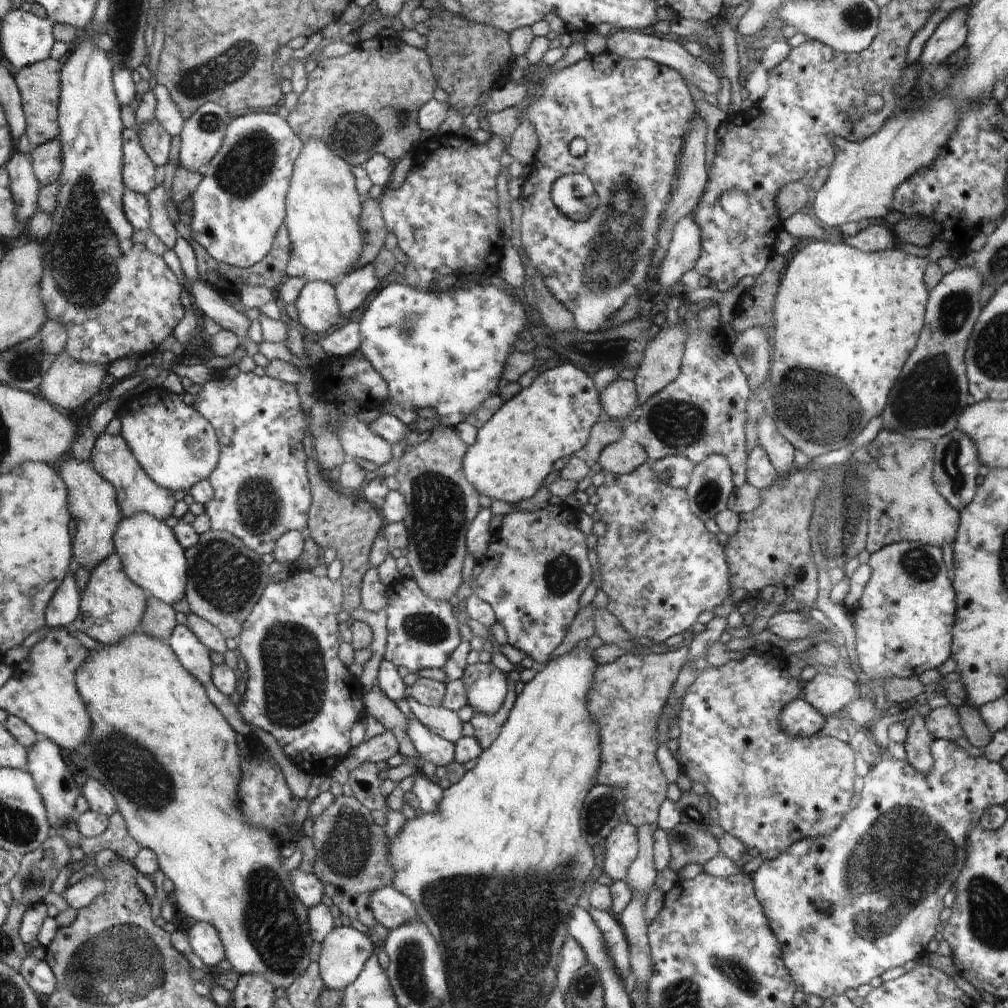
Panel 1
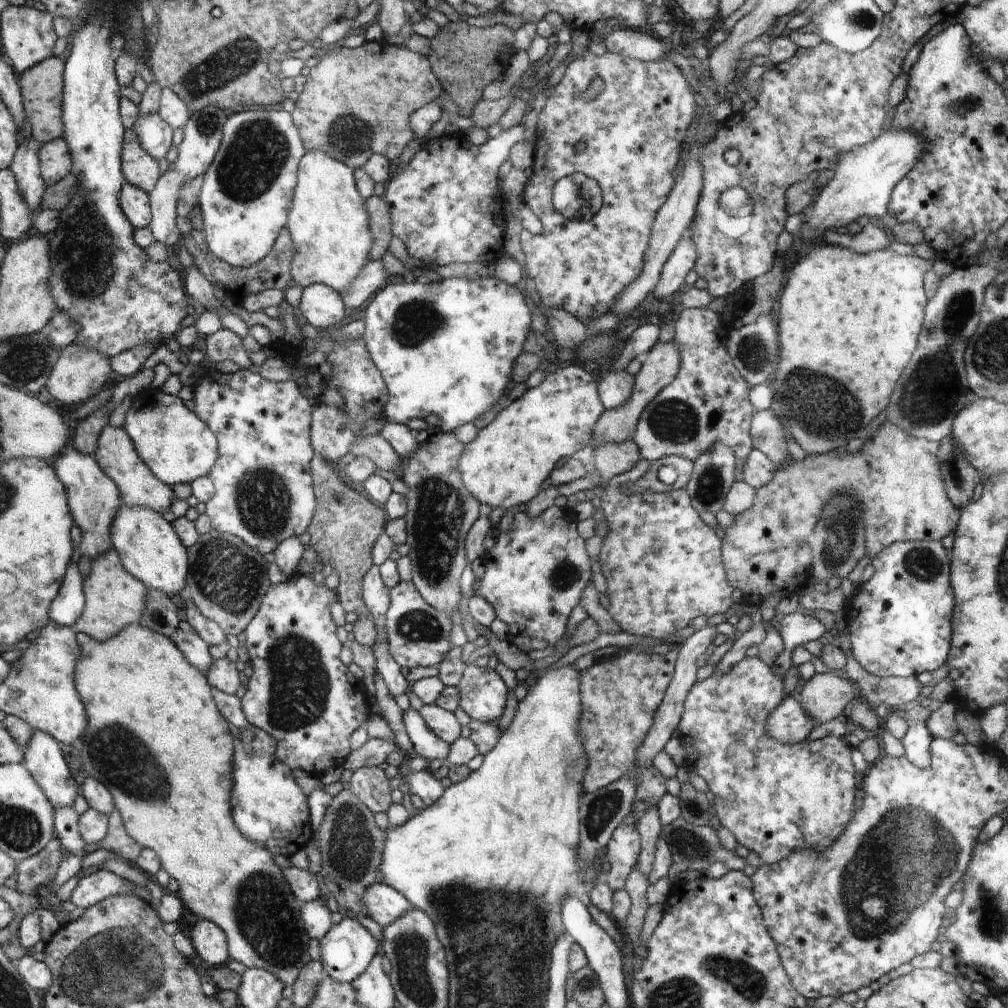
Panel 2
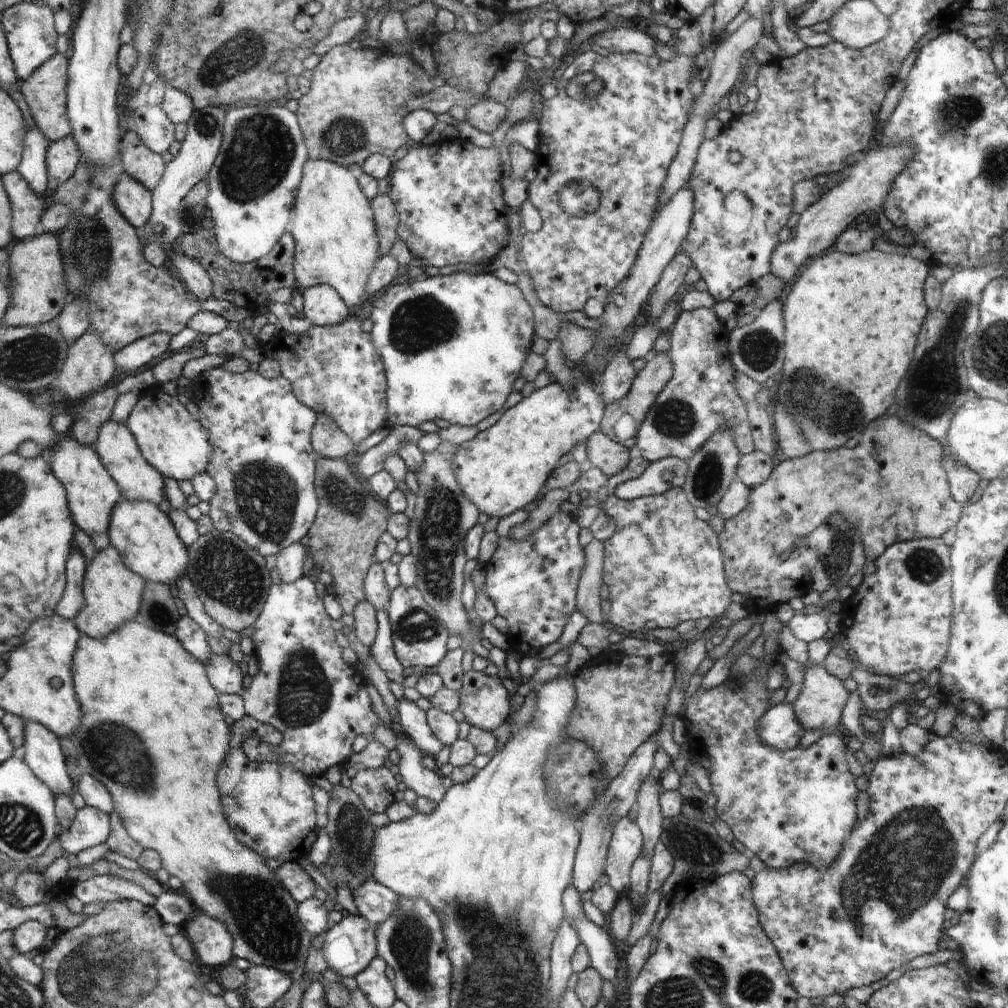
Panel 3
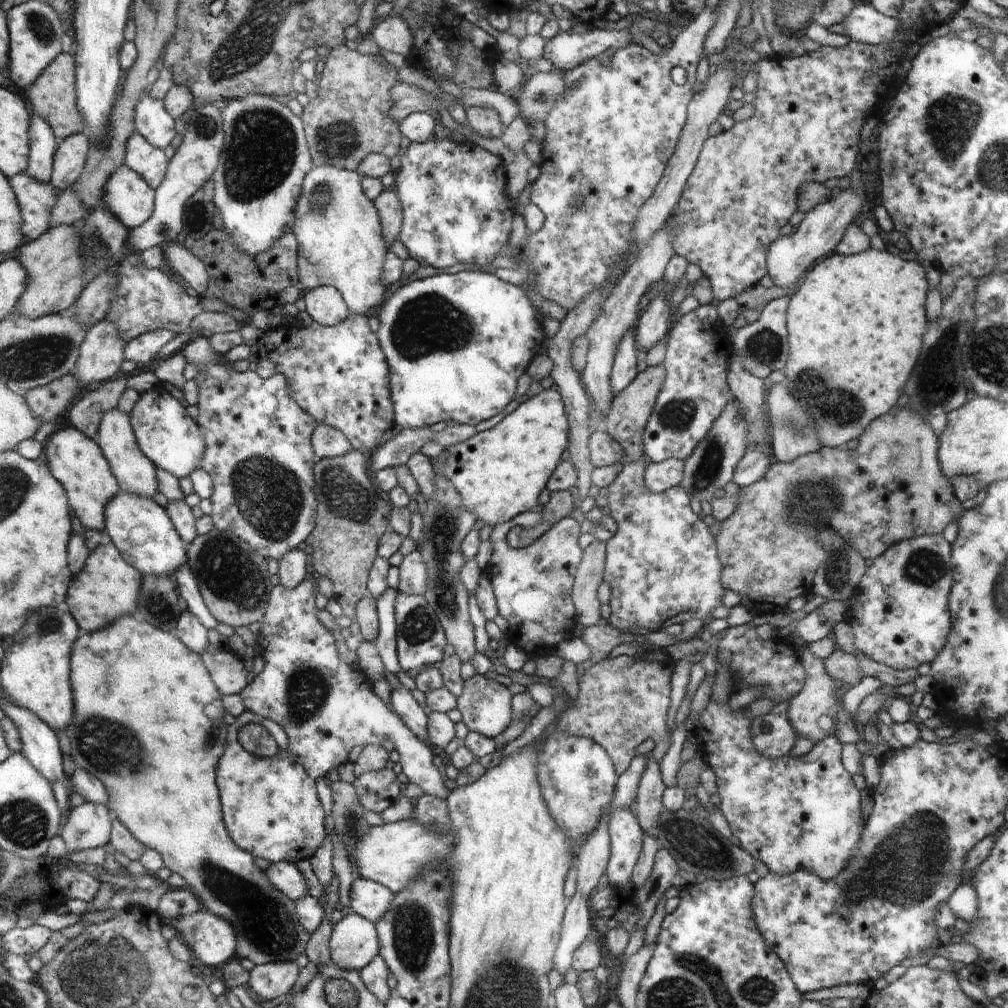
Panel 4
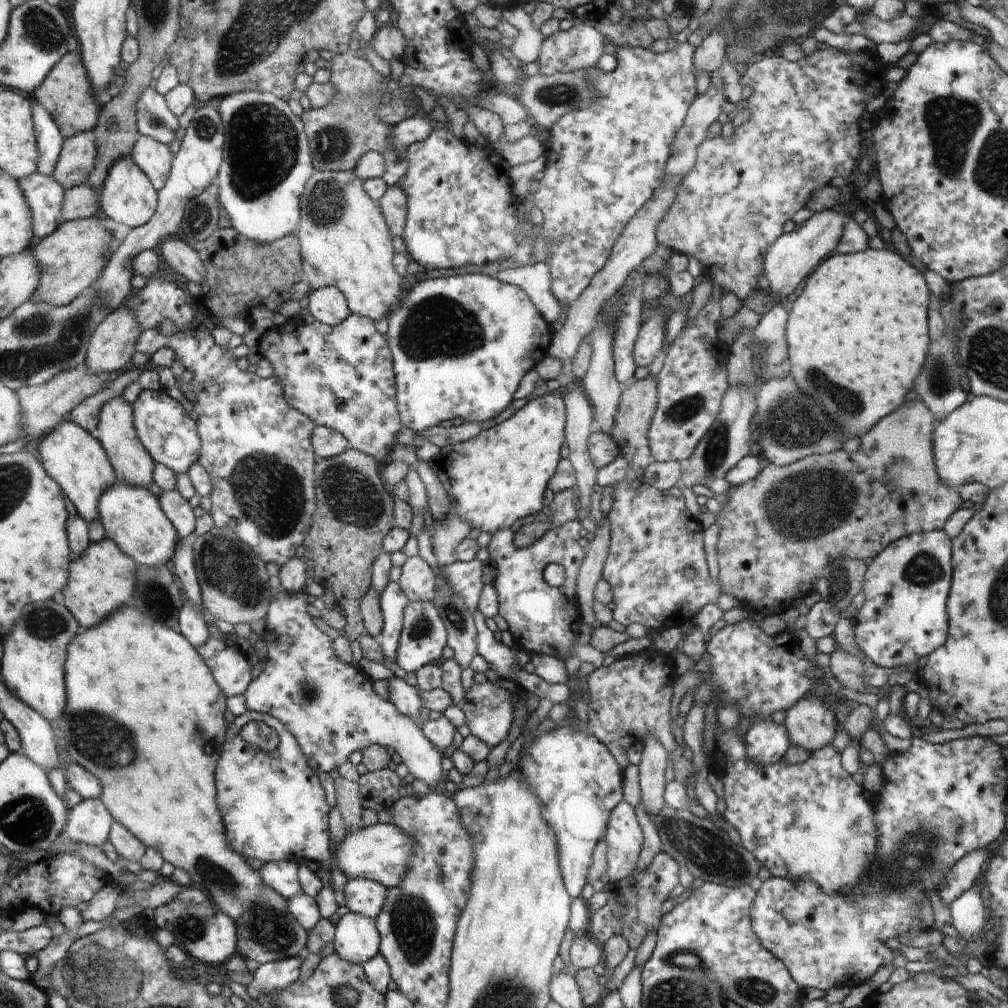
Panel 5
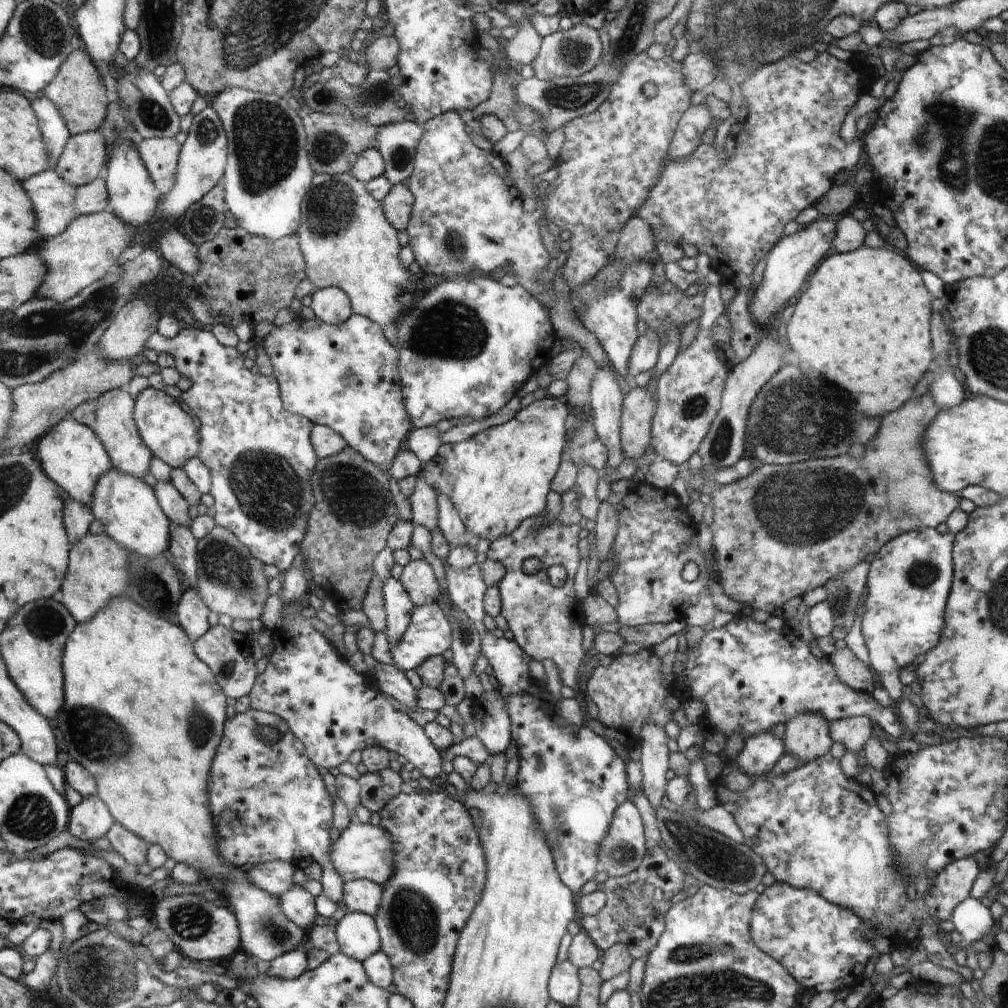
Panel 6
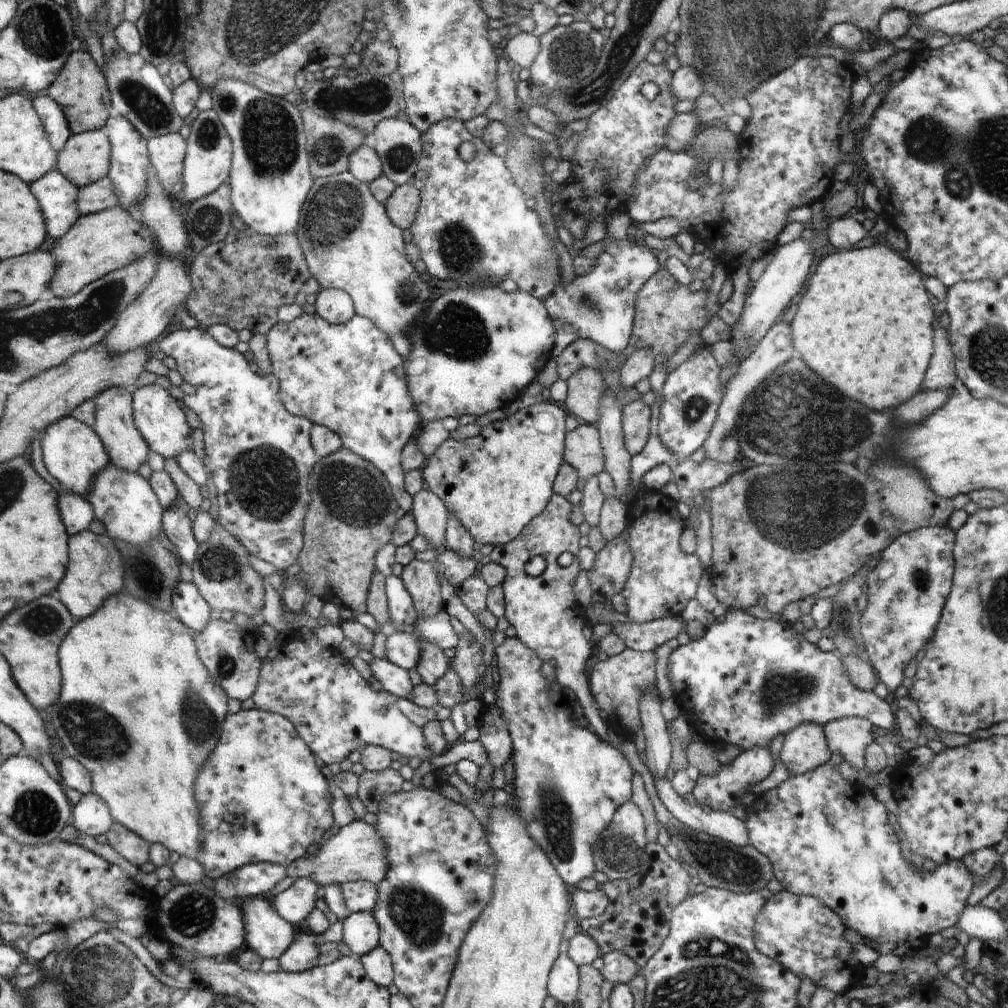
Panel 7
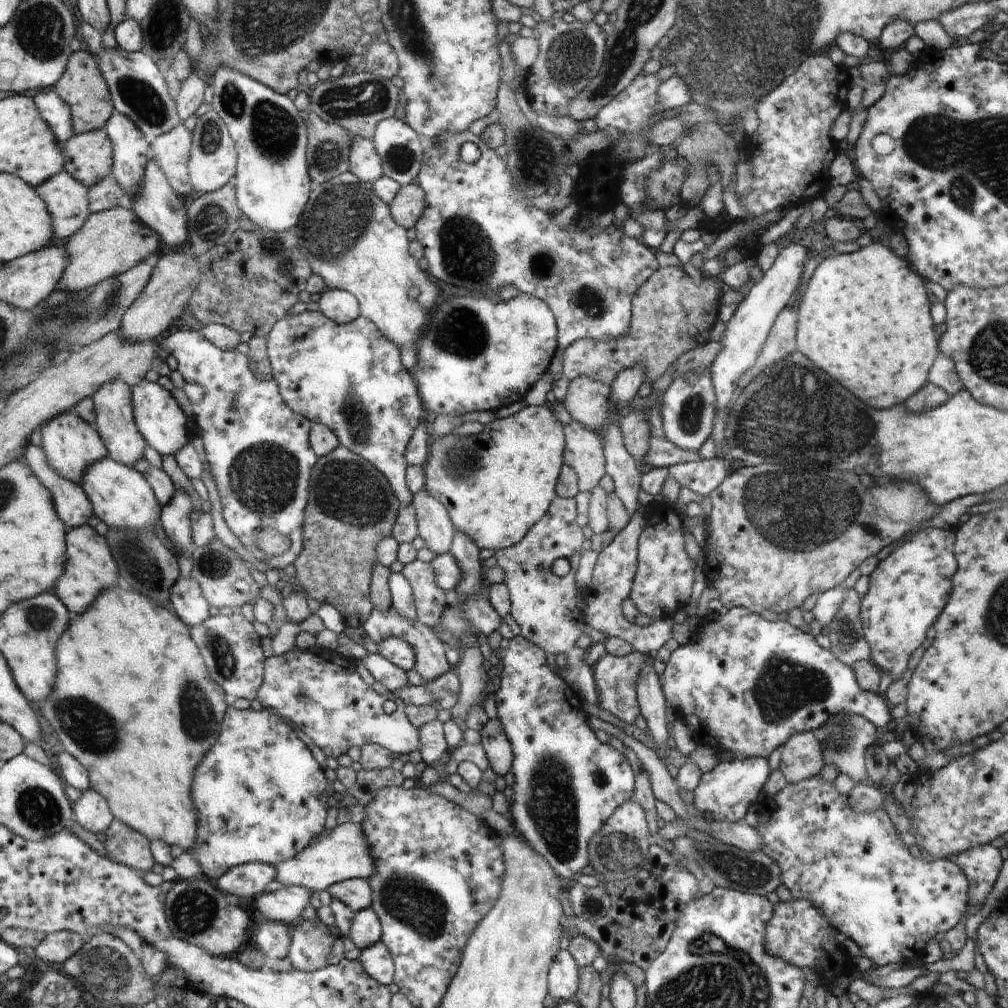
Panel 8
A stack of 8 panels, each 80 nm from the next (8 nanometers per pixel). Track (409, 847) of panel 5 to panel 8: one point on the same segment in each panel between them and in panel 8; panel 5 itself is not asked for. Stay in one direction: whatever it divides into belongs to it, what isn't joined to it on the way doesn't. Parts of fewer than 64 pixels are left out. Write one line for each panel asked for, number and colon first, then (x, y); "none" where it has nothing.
6: (363, 851)
7: (357, 852)
8: (342, 853)

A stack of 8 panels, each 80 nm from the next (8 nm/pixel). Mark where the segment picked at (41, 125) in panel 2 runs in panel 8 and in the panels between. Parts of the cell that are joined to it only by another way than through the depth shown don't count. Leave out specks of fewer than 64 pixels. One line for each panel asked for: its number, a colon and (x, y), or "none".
3: (45, 91)
4: (54, 95)
5: (68, 92)
6: (78, 89)
7: (82, 88)
8: (83, 86)

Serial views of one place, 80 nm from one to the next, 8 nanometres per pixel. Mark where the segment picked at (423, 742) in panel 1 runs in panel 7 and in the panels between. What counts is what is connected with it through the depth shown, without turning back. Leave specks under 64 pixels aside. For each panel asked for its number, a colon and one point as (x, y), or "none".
2: (427, 744)
3: (413, 720)
4: (405, 705)
5: (406, 699)
6: (392, 680)
7: (395, 680)

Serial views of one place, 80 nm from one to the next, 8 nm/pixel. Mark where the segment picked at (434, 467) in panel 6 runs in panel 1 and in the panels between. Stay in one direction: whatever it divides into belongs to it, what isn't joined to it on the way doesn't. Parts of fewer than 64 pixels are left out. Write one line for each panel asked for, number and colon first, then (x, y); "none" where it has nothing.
1: (515, 450)
2: (505, 465)
3: (502, 468)
4: (500, 472)
5: (499, 476)

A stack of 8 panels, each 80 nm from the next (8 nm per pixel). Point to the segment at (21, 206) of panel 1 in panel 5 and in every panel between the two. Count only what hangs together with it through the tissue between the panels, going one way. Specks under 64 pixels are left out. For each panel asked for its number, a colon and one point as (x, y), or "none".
2: (27, 167)
3: (33, 166)
4: (44, 142)
5: (50, 140)

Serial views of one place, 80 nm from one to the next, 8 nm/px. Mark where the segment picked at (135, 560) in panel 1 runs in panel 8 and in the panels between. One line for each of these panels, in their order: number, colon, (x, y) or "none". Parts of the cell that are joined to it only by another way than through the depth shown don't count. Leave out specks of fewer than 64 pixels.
2: (151, 550)
3: (149, 544)
4: (142, 531)
5: (131, 516)
6: (126, 505)
7: (123, 501)
8: (120, 497)

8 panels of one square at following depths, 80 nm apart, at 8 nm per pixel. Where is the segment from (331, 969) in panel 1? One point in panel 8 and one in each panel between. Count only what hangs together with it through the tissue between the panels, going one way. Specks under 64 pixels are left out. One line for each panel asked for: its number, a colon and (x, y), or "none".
2: (347, 948)
3: (349, 946)
4: (353, 944)
5: (356, 939)
6: (357, 934)
7: (361, 933)
8: (366, 929)

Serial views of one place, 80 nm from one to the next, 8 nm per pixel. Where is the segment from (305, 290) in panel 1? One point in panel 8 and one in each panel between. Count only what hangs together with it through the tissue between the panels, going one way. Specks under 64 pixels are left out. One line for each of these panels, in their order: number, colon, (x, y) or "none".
2: (321, 305)
3: (324, 306)
4: (325, 304)
5: (328, 305)
6: (331, 305)
7: (334, 305)
8: (342, 307)

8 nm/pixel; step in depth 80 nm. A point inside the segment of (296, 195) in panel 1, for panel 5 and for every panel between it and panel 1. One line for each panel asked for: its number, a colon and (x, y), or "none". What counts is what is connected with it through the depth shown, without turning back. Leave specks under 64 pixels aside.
2: (329, 225)
3: (336, 241)
4: (341, 241)
5: (346, 242)

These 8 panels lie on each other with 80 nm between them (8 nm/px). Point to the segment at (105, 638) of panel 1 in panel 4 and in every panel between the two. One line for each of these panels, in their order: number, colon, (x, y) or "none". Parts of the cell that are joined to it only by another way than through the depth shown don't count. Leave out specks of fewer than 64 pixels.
2: (114, 598)
3: (112, 592)
4: (108, 586)

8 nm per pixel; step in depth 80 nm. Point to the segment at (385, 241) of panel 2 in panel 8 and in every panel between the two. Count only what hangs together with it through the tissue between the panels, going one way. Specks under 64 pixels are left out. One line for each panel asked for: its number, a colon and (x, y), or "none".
3: (386, 217)
4: (388, 204)
5: (394, 202)
6: (398, 203)
7: (402, 205)
8: (407, 206)

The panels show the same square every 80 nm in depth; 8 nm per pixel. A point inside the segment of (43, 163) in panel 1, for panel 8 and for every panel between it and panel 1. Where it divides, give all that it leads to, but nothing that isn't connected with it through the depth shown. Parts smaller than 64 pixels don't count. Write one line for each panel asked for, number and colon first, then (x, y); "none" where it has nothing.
2: (56, 159)
3: (63, 156)
4: (72, 153)
5: (77, 160)
6: (85, 158)
7: (85, 158)
8: (88, 156)

